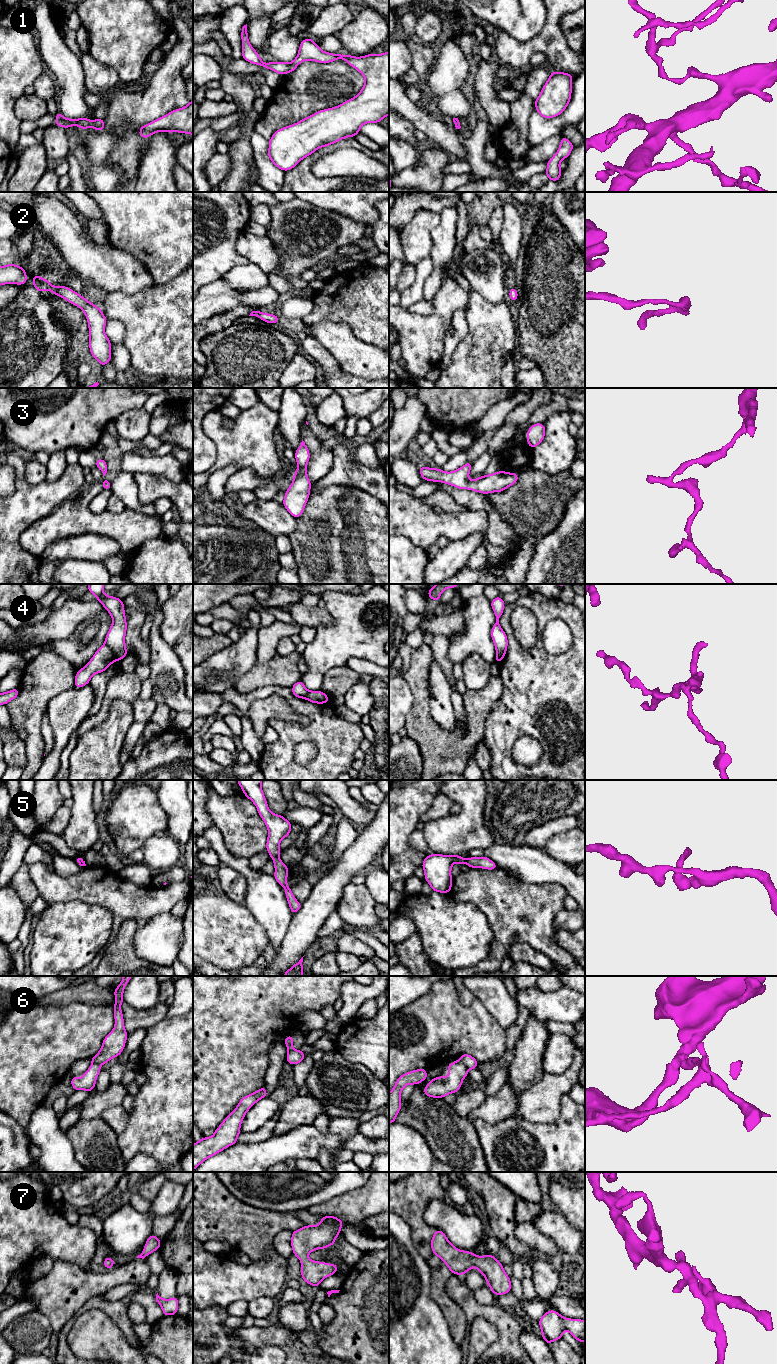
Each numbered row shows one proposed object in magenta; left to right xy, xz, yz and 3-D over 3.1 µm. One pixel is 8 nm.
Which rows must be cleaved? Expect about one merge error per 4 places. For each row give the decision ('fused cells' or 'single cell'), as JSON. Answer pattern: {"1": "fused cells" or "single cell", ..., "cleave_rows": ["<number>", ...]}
{"1": "single cell", "2": "single cell", "3": "single cell", "4": "fused cells", "5": "single cell", "6": "fused cells", "7": "single cell", "cleave_rows": ["4", "6"]}

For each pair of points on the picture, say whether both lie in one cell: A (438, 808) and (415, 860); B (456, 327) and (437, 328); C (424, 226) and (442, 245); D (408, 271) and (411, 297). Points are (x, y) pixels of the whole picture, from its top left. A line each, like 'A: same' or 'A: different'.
A: different
B: different
C: different
D: different

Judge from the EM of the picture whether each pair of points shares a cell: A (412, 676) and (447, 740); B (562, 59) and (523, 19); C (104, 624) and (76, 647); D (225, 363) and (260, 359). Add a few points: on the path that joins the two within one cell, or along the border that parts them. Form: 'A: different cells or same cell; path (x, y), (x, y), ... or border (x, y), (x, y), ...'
A: same cell; path (421, 693), (421, 718), (430, 727)
B: different cells; border (547, 12), (537, 35), (526, 41), (515, 39)
C: same cell; path (101, 633), (99, 638), (90, 647), (85, 647)
D: same cell; path (234, 363), (243, 363), (251, 359)

